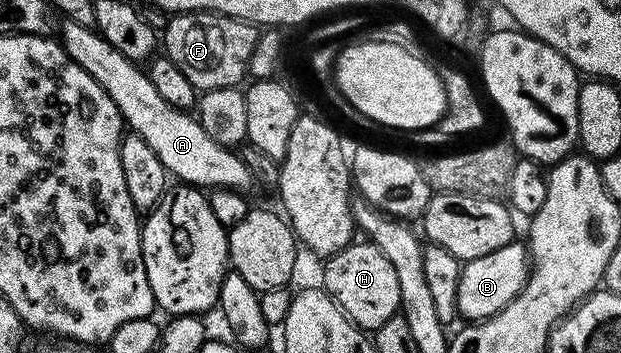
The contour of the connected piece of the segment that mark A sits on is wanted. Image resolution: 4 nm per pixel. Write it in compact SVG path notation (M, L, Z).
M63 18L61 22L60 42L68 57L72 57L72 61L76 61L76 65L80 65L80 69L91 75L100 89L104 89L104 93L112 97L116 109L122 115L123 124L133 134L148 141L152 153L160 157L173 178L175 175L183 184L199 189L210 187L209 189L227 189L239 193L246 191L245 187L252 183L252 176L244 165L241 154L229 147L216 145L216 141L212 141L212 137L204 133L201 123L193 114L187 113L183 108L168 105L168 101L160 97L156 85L152 85L149 74L139 64L124 57L120 49L112 49L112 45L108 45L108 41L94 27L76 25L76 21L67 18Z

